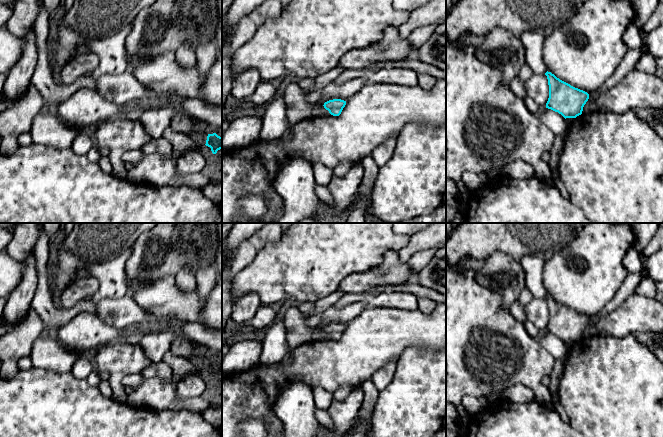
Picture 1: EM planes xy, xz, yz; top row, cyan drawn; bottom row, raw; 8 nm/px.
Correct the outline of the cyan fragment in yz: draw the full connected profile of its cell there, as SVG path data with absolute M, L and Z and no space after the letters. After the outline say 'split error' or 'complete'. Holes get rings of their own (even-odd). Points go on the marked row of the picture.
M546 72L549 85L549 98L546 108L566 118L576 118L582 114L589 94L560 80L551 72Z | complete

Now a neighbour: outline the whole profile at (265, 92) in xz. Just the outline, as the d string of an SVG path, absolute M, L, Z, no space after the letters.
M262 81L255 90L253 96L246 101L253 104L253 106L267 105L275 97L278 89L269 81Z

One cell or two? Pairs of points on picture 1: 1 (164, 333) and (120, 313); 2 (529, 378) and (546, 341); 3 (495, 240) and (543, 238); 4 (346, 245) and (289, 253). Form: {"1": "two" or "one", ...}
{"1": "one", "2": "two", "3": "one", "4": "one"}

